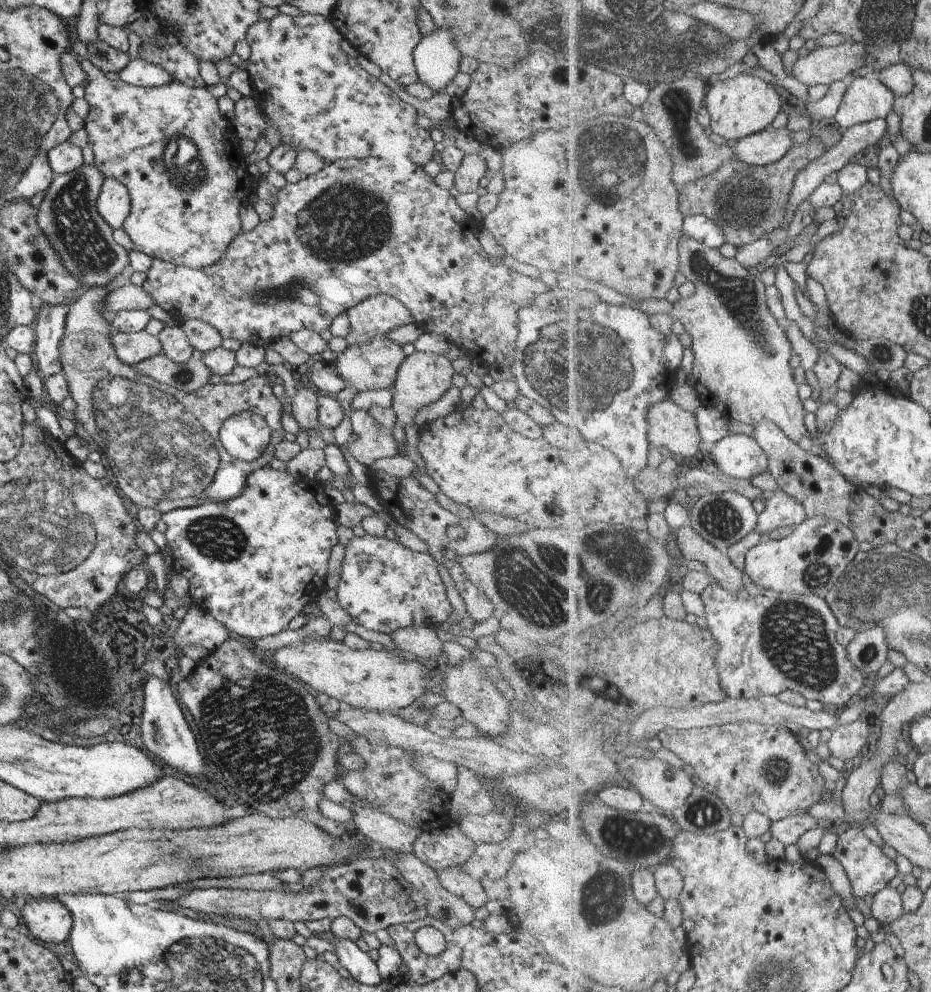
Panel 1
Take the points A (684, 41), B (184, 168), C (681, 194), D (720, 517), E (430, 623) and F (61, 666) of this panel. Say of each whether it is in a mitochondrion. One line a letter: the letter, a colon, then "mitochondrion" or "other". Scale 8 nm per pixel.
A: mitochondrion
B: mitochondrion
C: other
D: mitochondrion
E: other
F: other

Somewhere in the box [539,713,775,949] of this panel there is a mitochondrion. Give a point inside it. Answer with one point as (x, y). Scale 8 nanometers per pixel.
(610, 902)

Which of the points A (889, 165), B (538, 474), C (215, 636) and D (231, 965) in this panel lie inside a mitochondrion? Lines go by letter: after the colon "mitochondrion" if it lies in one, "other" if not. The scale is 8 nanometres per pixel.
A: other
B: other
C: other
D: mitochondrion

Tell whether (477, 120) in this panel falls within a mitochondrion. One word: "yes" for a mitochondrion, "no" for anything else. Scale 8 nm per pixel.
no

